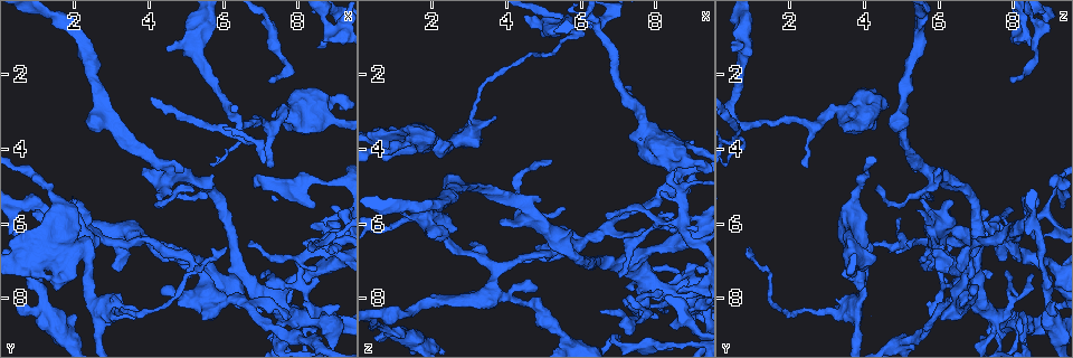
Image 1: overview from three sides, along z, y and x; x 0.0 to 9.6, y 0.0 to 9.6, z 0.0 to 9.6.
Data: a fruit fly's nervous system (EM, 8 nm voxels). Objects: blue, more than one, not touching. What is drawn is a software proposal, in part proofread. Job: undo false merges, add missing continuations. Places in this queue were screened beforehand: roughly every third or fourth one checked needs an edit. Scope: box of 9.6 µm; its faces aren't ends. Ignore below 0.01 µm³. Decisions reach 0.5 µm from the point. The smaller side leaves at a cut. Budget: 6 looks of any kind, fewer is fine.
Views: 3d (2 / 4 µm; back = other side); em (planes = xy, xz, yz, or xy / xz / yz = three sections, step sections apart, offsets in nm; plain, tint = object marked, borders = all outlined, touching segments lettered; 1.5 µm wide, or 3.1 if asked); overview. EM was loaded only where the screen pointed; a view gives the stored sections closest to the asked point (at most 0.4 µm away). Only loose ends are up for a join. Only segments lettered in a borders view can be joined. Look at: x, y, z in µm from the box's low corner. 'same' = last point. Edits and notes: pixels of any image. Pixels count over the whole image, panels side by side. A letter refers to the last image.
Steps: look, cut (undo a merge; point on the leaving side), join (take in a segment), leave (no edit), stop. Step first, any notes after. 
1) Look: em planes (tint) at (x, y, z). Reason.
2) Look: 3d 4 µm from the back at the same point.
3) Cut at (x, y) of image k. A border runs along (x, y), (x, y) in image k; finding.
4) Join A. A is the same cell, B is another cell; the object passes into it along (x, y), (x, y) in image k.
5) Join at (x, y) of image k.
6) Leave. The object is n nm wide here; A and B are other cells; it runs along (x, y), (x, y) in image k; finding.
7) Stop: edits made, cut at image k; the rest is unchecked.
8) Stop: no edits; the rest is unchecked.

Look: em yz step 8 (borders) at (6.65, 6.55, 5.75). Tapers out.

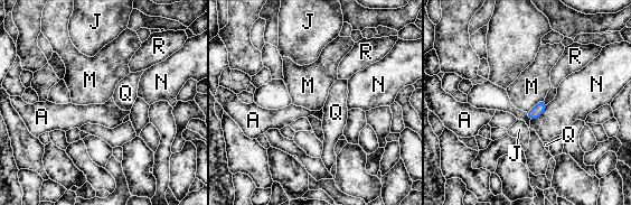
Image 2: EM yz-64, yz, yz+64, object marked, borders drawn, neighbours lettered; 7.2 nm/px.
Leave. A, J, M, N, Q and R are other cells; a border runs along (544, 98), (526, 112) in image 2; none of them fits.

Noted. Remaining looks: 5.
Look: em planes (borders) at (6.05, 6.65, 0.90). End of a long branch.

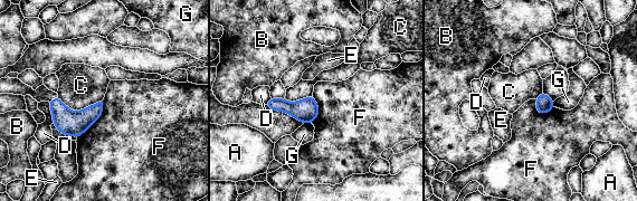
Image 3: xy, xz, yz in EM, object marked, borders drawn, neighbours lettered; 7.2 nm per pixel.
Leave. The object is 120 nm wide here; A, B, C, D, E, F and G are other cells; a border runs along (58, 96), (74, 111), (102, 101) in image 3; none of them fits.

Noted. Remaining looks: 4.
Look: 3d 4 µm at (7.25, 4.45, 2.45). Tapers out.

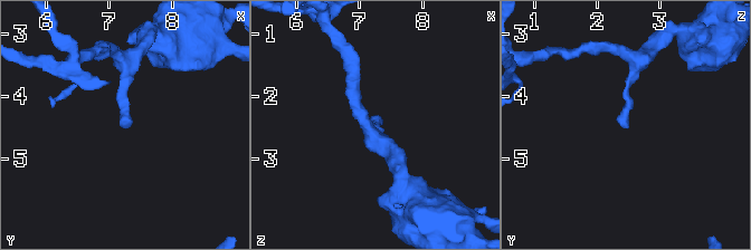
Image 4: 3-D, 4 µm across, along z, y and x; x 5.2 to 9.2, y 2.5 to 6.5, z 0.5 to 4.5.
Look: em xy step 4 (borders) at (7.20, 4.50, 2.45). Need the tissue.

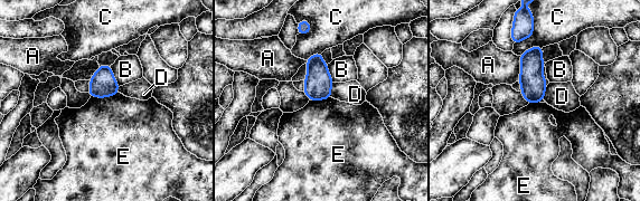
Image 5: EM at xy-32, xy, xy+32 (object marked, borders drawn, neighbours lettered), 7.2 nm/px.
Leave. The object is 180 nm wide here; A, B, C, D and E are other cells; a border runs along (118, 92), (103, 97), (91, 96) in image 5; none of them fits.

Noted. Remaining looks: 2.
Stop: no edits; the rest is unchecked.

